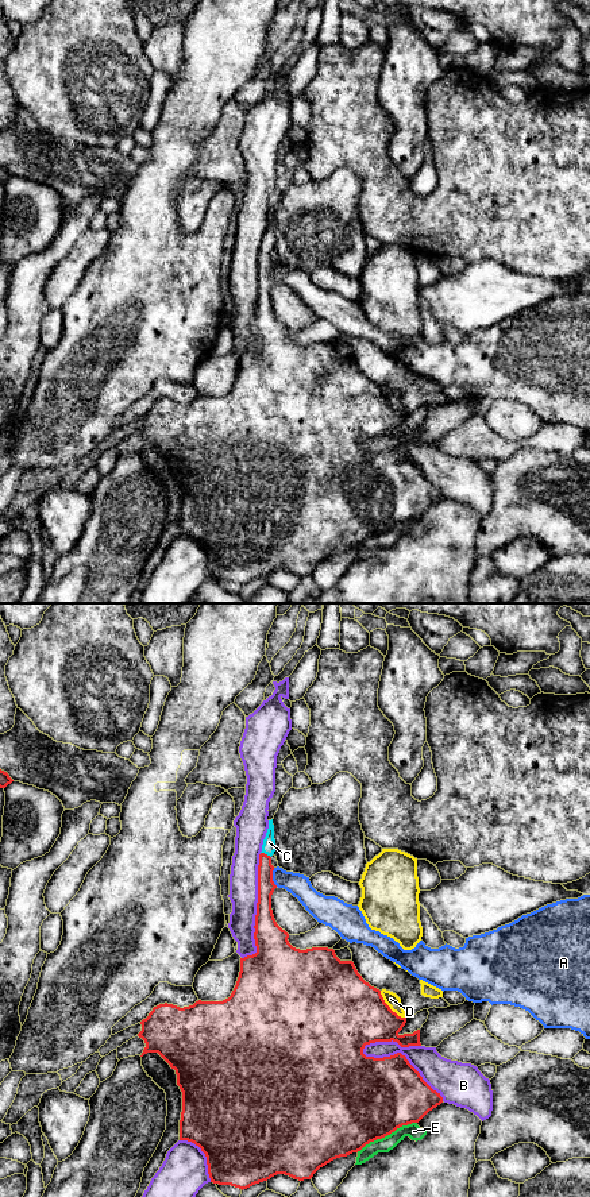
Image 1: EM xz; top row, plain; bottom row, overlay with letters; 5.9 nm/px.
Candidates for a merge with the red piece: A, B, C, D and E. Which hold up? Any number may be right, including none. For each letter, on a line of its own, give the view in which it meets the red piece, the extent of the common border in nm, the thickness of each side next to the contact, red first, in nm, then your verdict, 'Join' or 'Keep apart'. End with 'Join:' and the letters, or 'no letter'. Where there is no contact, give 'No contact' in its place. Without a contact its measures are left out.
A: Touches red in xz. Shared border 110 nm. Thickness 110 nm (red) against 140 nm. Keep apart
B: Touches red in xz. Shared border 600 nm. Thickness 420 nm (red) against 190 nm. Keep apart
C: Touches red in xz. Shared border 70 nm. Thickness 100 nm (red) against 80 nm. Join
D: Touches red in xz. Shared border 220 nm. Thickness 420 nm (red) against 80 nm. Keep apart
E: Touches red in xz. Shared border 400 nm. Thickness 500 nm (red) against 90 nm. Keep apart
Join: C

